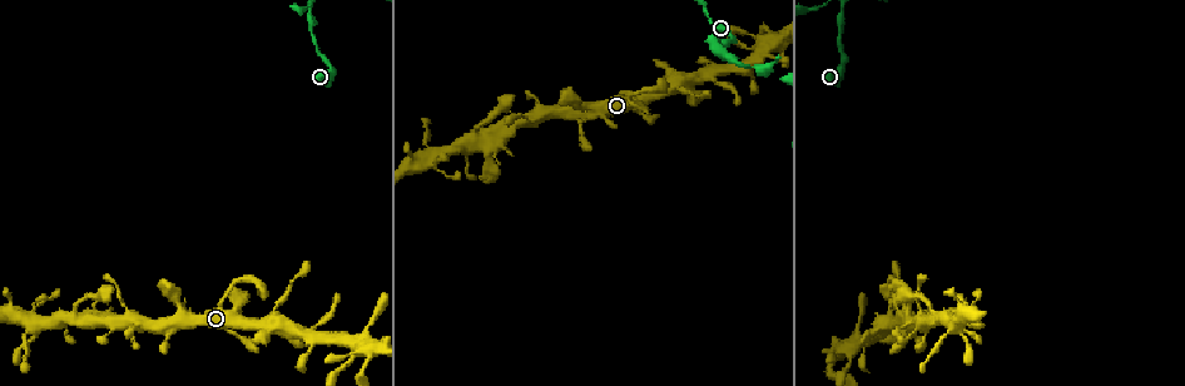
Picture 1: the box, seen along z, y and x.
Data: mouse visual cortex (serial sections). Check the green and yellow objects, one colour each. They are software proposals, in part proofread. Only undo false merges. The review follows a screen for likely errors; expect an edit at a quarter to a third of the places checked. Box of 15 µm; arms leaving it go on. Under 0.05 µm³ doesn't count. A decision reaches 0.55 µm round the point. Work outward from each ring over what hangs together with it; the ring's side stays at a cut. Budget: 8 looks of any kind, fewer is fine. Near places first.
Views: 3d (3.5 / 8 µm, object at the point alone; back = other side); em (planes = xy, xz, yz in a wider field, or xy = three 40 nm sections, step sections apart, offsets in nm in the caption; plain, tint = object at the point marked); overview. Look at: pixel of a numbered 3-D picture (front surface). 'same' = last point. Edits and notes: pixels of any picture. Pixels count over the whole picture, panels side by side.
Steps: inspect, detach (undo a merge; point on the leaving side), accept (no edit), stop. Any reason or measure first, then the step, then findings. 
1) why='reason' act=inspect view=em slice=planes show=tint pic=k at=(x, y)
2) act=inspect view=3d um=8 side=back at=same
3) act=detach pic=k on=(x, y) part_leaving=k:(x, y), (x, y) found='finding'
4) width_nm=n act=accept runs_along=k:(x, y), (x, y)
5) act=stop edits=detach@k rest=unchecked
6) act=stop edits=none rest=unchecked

why='calibre changes' act=inspect view=3d um=3.5 side=back pic=1 at=(843, 5)

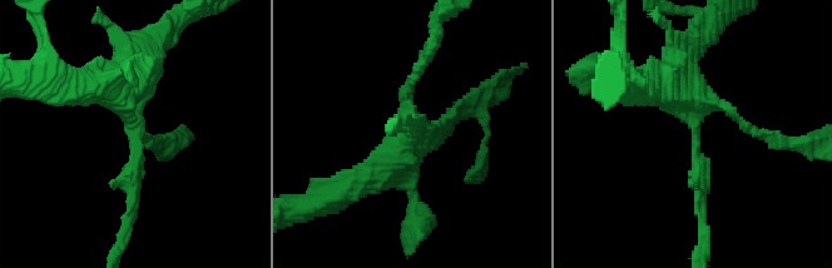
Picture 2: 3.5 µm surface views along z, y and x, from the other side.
why='shape alone is not enough' act=inspect view=em slice=xy step=5 show=tint pic=2 at=(139, 137)

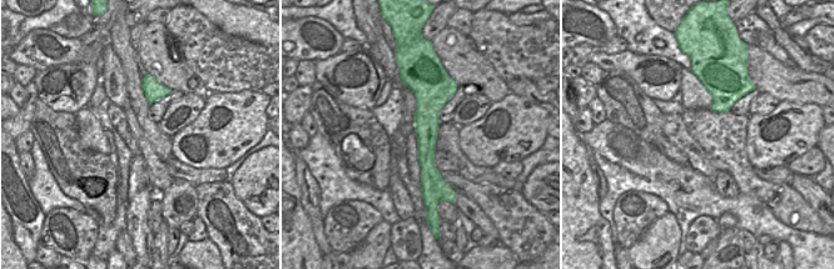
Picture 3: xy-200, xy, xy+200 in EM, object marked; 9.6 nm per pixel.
width_nm=240 act=accept runs_along=3:(413, 83), (426, 95), (428, 190) found='all the same cell'

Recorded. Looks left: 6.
why='thick turns thin' act=inspect view=3d um=3.5 side=back pic=1 at=(425, 139)

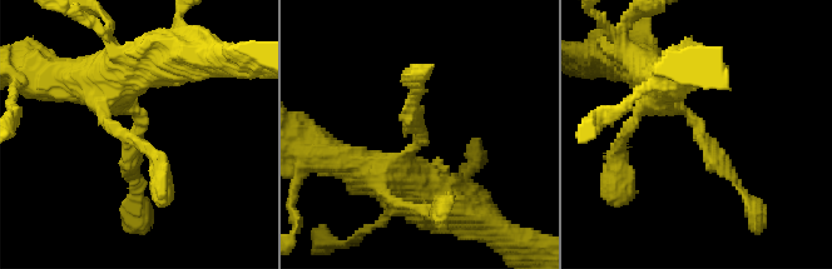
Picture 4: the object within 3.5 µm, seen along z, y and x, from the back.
act=inspect view=em slice=xy step=2 show=tint pic=4 at=(423, 131)

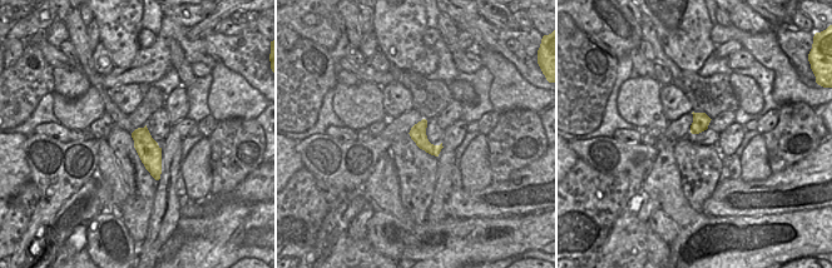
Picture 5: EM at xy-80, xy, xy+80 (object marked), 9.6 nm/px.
why='cut it another way' act=inspect view=em slice=xy step=3 show=tint at=same

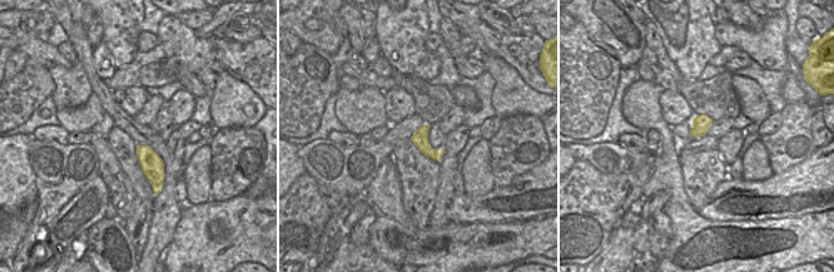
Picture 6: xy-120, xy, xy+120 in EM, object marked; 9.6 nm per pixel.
act=accept runs_along=4:(659, 83), (742, 194) found='continuous, no second cell'

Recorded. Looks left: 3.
why='two arms at a narrow angle' act=inspect view=3d um=3.5 pic=1 at=(760, 49)

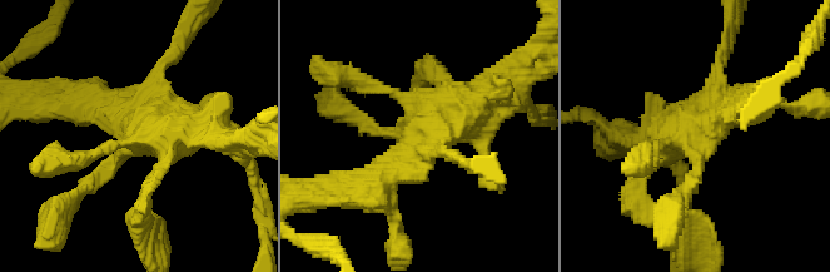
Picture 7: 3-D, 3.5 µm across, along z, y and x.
why='shape alone is not enough' act=inspect view=em slice=xy step=3 show=tint pic=7 at=(414, 135)

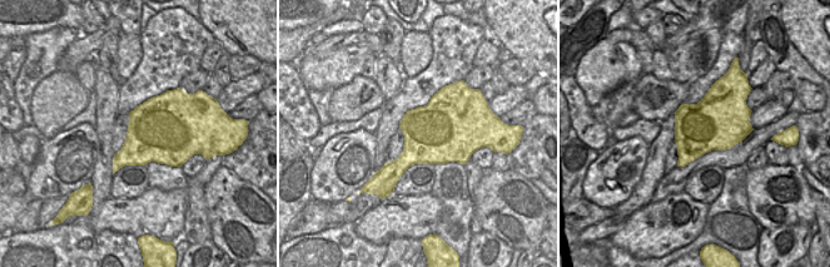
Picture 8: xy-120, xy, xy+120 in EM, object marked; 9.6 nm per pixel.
why='cut it another way' act=inspect view=em slice=xy step=2 show=tint at=same

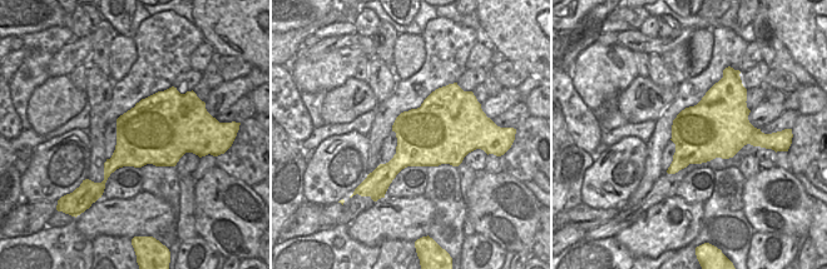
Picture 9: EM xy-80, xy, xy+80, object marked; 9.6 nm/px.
width_nm=600 act=accept runs_along=7:(751, 103), (674, 133), (636, 176) found='all the same cell'

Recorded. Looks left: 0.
act=stop edits=none rest=unchecked

